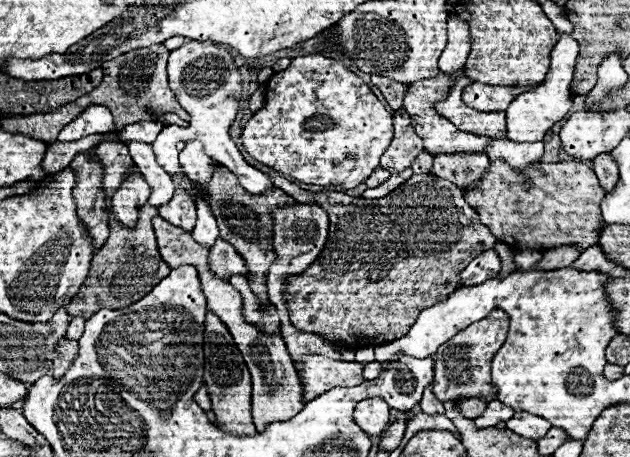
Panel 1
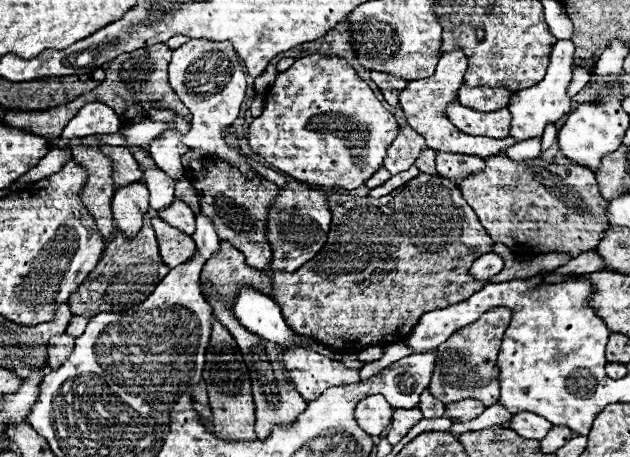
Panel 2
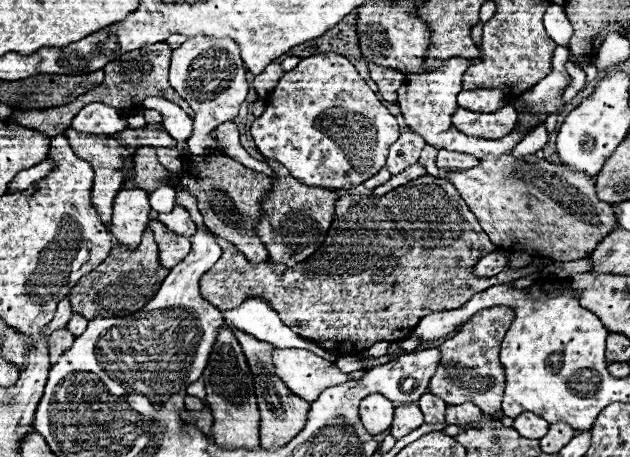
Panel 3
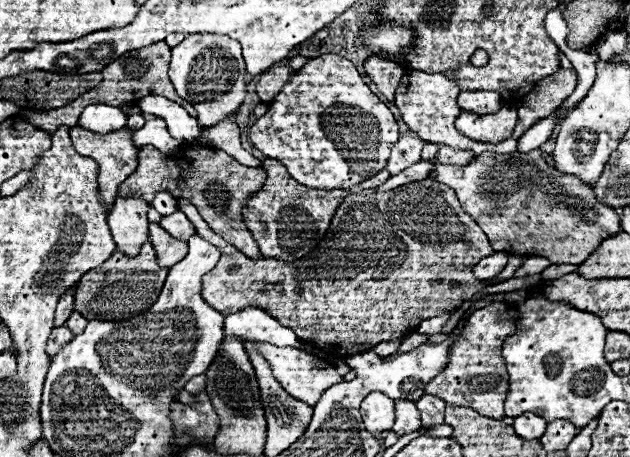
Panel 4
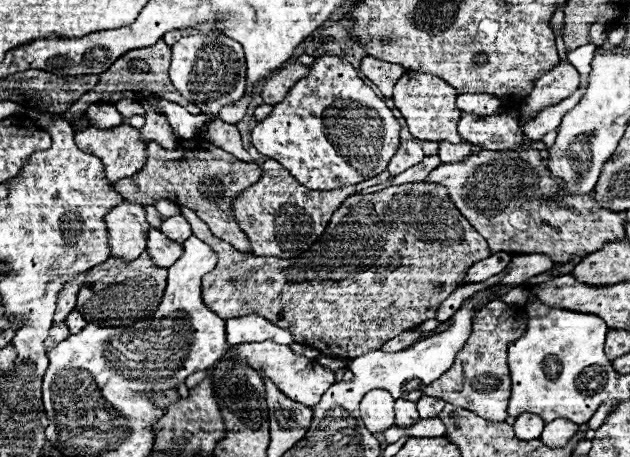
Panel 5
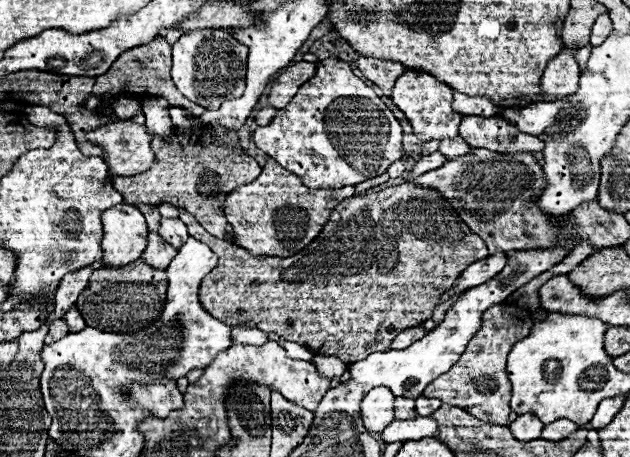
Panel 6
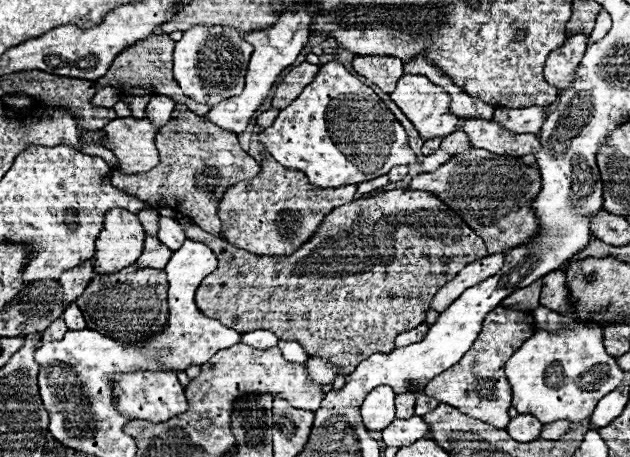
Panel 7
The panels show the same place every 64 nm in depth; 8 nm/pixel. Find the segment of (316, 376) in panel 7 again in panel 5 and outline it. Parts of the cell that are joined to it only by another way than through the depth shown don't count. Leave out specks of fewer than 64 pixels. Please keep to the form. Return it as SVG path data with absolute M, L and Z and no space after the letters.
M320 356L316 362L318 362L318 364L322 364L324 368L328 368L328 370L332 370L332 372L338 372L338 370L344 370L344 368L346 368L346 360L340 360L340 358Z

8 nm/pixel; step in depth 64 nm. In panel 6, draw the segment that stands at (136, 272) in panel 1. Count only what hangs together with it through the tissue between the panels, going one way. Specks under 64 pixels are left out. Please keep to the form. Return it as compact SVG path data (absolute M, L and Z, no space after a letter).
M144 260L122 268L98 268L92 272L88 288L80 294L76 306L88 326L102 332L134 332L154 324L166 304L166 270L156 270Z

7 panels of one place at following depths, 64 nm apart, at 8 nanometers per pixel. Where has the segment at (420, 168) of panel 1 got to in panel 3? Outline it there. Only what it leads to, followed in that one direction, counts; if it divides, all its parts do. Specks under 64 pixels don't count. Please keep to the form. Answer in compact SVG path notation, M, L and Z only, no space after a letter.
M426 144L424 150L422 150L422 156L420 156L420 164L424 164L426 170L428 170L428 174L432 174L432 176L438 176L440 174L440 170L436 168L436 162L434 162L436 160L436 154L438 154L438 150L434 146Z

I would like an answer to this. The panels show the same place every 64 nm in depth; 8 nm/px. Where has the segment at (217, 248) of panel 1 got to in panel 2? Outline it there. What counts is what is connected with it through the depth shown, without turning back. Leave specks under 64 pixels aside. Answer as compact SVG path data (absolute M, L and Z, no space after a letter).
M420 174L420 176L412 178L410 182L406 182L404 186L396 188L394 192L390 192L390 194L386 194L386 196L382 196L382 198L370 198L370 196L360 198L360 196L350 196L350 194L332 194L332 196L330 196L330 212L332 212L332 230L330 230L330 234L328 234L328 240L326 240L324 248L322 248L310 262L306 262L304 266L300 266L296 272L272 272L270 268L266 268L266 270L254 270L254 268L250 268L250 266L244 262L244 254L242 254L242 252L238 252L232 244L222 242L220 252L218 252L214 258L210 258L208 264L206 264L204 270L202 270L202 286L210 286L210 288L206 290L206 294L208 294L208 296L214 296L214 298L220 300L220 302L234 304L236 298L238 298L238 294L240 294L240 288L242 288L242 286L250 286L250 288L254 288L256 292L262 292L262 294L270 296L270 298L280 306L284 320L288 322L288 326L290 326L296 334L312 336L316 342L320 342L320 344L324 344L324 346L330 346L332 350L342 350L342 352L338 352L338 354L358 354L360 350L364 350L364 348L368 348L368 346L374 346L374 344L392 344L394 340L402 342L402 340L410 334L410 330L416 326L416 322L420 320L422 314L426 314L426 312L430 312L430 310L446 308L446 306L450 306L450 304L458 304L458 302L462 302L464 298L472 296L472 294L474 294L476 290L480 290L482 286L486 286L488 282L492 282L492 280L482 280L482 282L480 282L480 280L476 280L476 278L472 278L472 276L468 274L468 270L470 270L470 266L472 266L472 262L474 262L476 258L480 258L480 256L486 254L486 252L492 252L494 242L492 242L492 238L486 234L486 230L480 226L480 222L478 222L474 210L472 210L472 208L466 204L466 200L462 198L458 186L456 186L454 182L450 182L448 178L430 176L430 174Z

